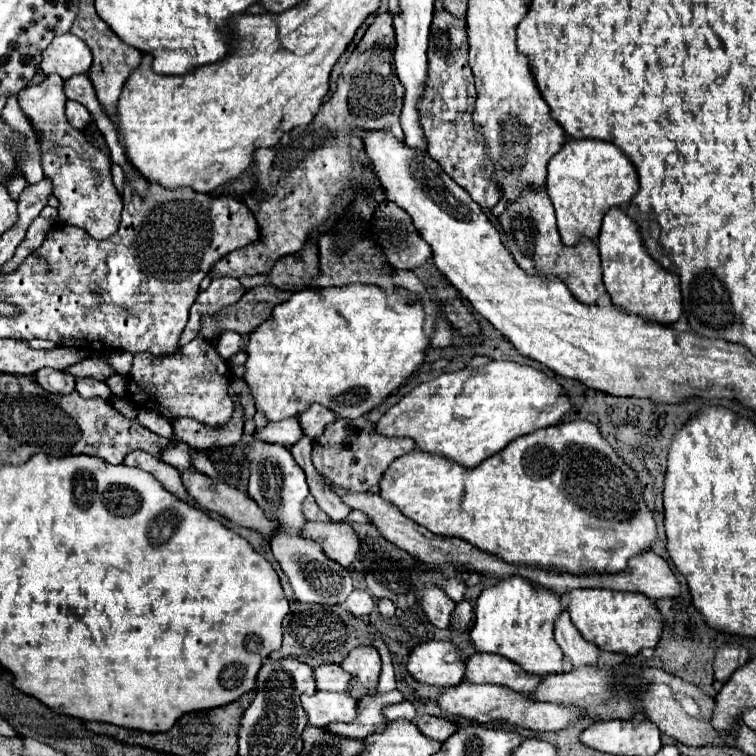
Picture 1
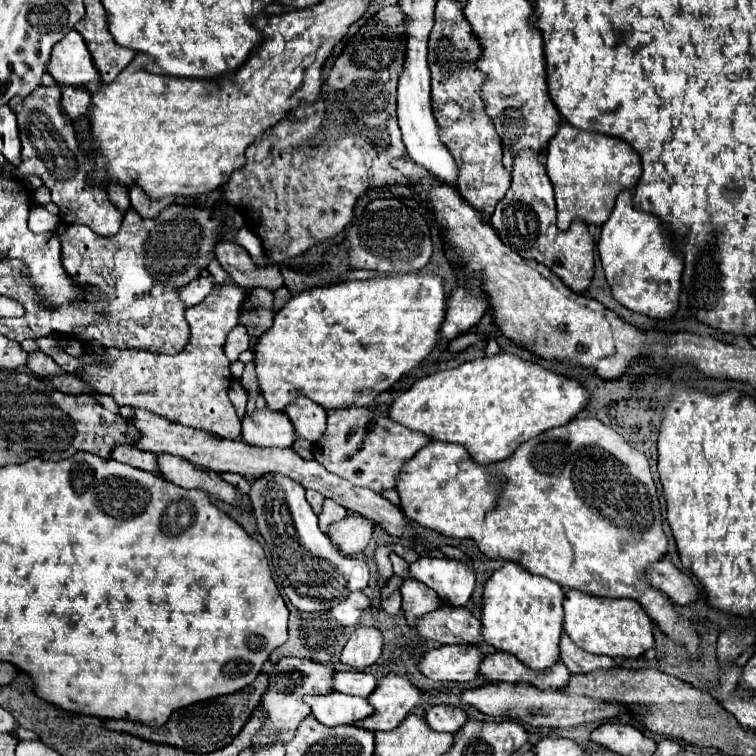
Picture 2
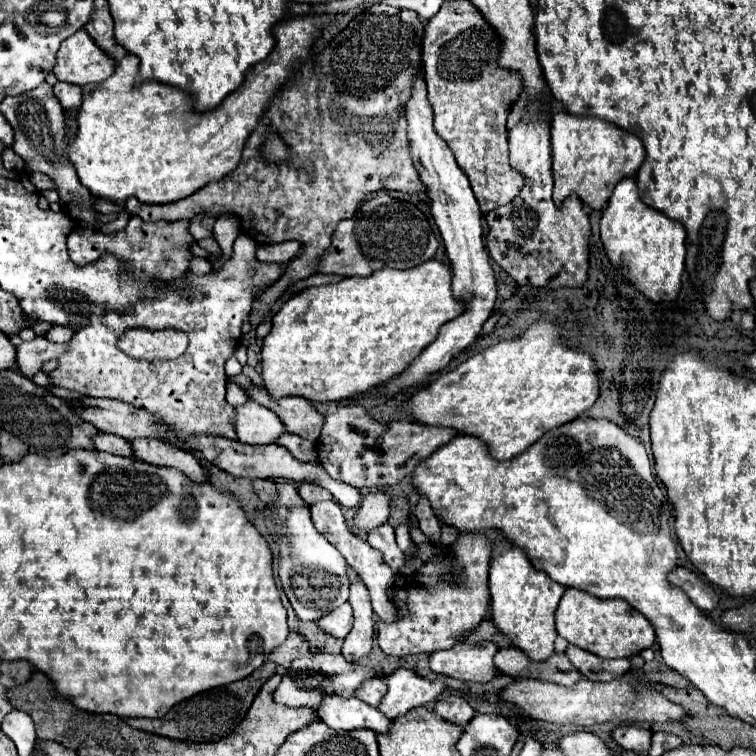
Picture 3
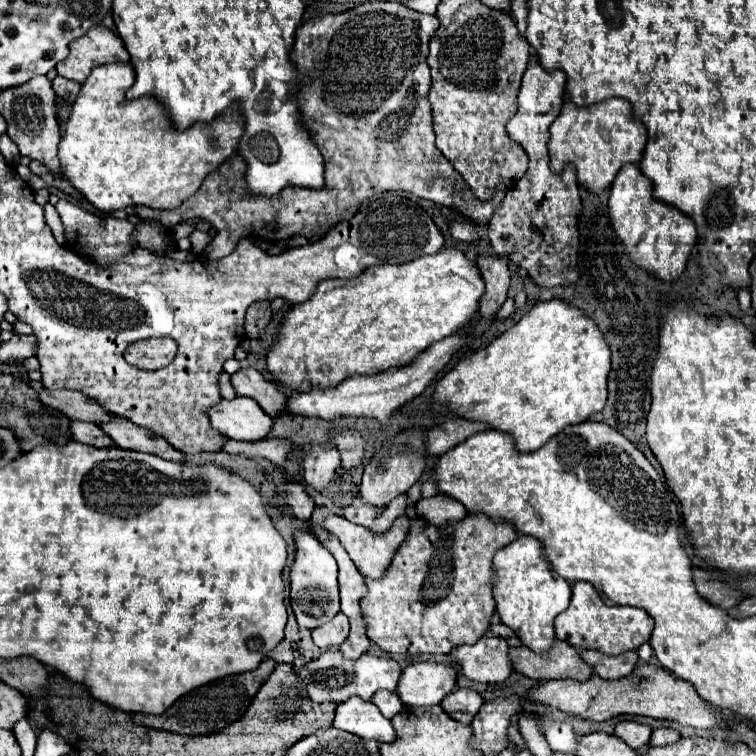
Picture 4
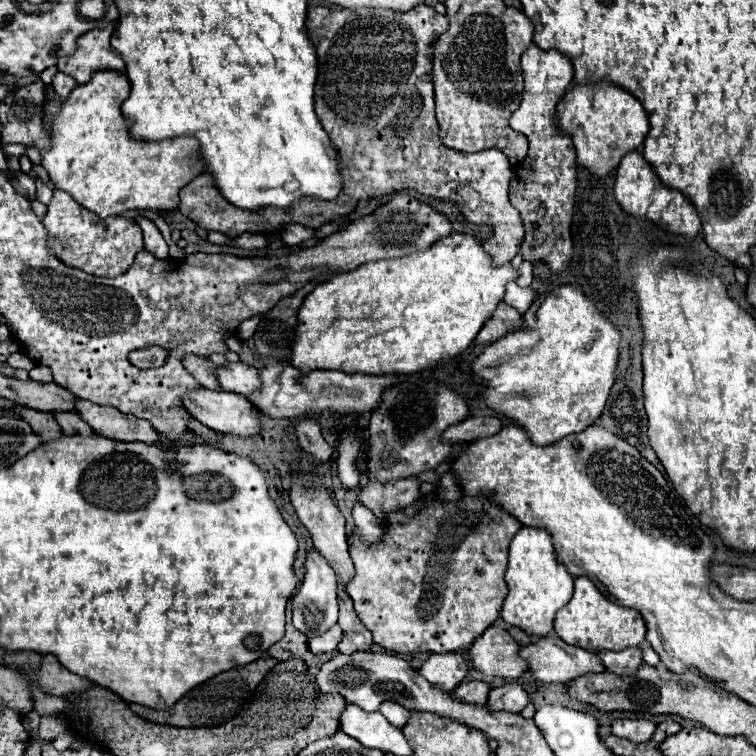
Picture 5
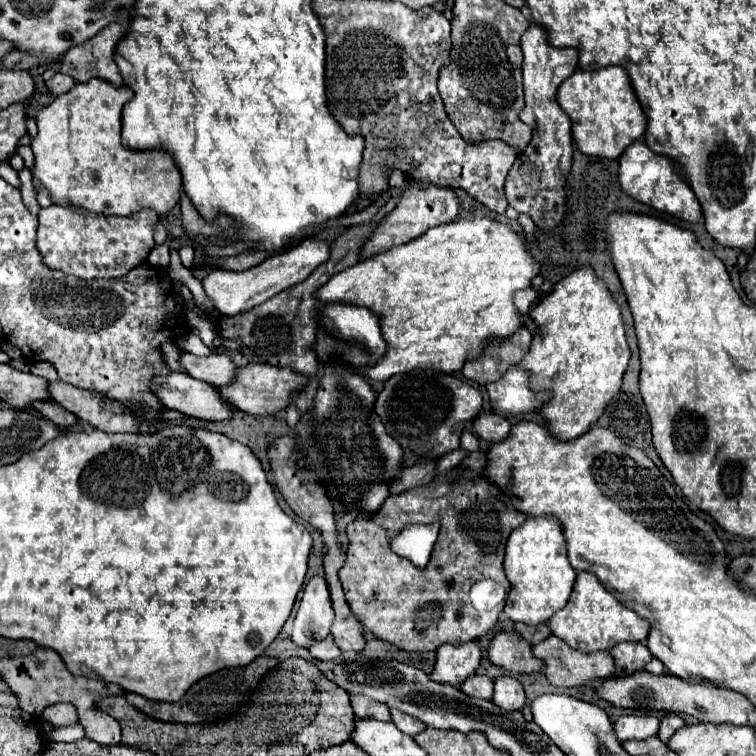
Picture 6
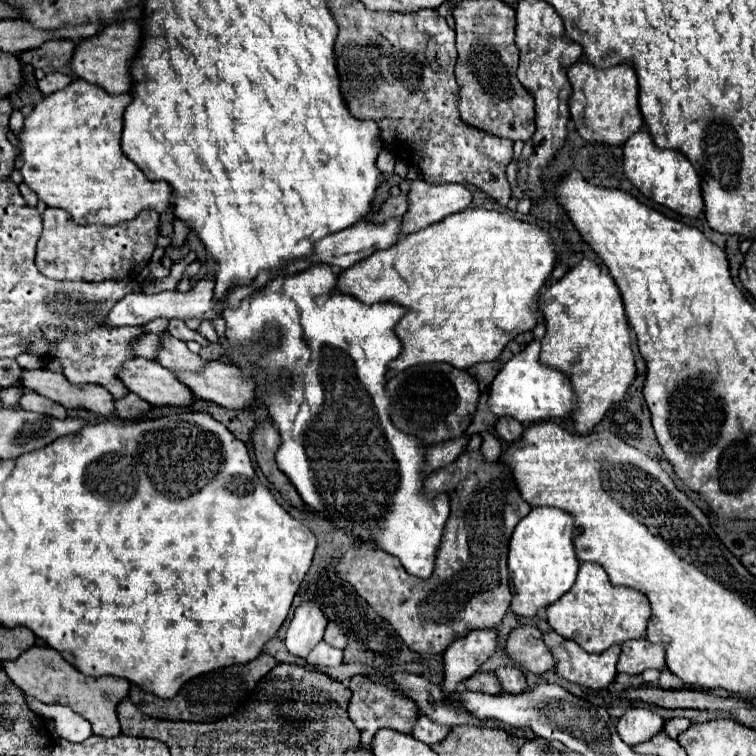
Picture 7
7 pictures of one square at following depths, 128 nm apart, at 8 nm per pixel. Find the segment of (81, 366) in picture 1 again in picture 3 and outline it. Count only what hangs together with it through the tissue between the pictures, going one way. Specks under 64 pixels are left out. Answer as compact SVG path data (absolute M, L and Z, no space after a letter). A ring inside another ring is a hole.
M40 336L32 342L24 342L18 346L18 370L24 376L32 378L36 372L40 372L44 362L59 358L66 348L64 343L50 342Z

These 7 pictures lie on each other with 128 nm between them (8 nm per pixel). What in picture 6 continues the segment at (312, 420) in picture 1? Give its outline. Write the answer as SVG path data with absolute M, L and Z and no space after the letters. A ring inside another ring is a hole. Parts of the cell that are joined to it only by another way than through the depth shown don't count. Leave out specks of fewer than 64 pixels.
M182 352L180 364L186 368L190 376L218 388L230 384L232 376L236 376L236 366L226 354L210 354L208 358L202 358L202 356L192 356L188 352Z

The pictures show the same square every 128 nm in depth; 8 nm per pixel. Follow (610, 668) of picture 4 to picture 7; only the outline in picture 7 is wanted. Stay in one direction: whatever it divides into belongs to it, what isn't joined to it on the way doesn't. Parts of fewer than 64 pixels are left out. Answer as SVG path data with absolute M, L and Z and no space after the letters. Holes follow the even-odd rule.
M628 640L622 644L622 654L618 660L618 672L642 674L646 668L664 668L664 648L650 644L648 640Z

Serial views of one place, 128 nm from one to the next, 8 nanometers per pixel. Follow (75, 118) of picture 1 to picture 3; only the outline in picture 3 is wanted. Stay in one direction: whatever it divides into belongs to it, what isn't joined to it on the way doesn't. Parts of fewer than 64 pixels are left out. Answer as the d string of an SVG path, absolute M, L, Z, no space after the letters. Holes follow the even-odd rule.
M58 82L54 86L54 94L66 110L80 106L80 100L82 100L82 88L80 86L74 86L74 84L68 84L68 82Z

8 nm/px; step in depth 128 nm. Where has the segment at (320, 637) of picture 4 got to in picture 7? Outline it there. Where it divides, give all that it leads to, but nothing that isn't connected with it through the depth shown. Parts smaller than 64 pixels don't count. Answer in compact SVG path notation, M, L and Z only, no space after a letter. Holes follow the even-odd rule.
M322 640L320 644L316 644L310 650L310 654L306 656L306 660L308 660L308 664L318 666L318 668L322 668L322 666L338 666L338 664L342 664L342 650L332 648L332 646L328 646Z

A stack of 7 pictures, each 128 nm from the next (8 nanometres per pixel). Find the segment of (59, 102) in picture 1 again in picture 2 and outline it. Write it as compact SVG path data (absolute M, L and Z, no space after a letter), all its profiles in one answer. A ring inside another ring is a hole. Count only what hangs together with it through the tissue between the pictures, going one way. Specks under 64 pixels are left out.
M38 86L26 98L12 98L8 104L20 126L22 140L22 164L16 168L20 178L36 174L52 194L52 202L60 208L60 220L64 224L84 224L100 236L114 236L122 224L122 212L108 200L108 184L92 188L84 184L84 172L88 172L88 154L80 150L78 166L78 140L72 120L64 114L60 104L60 86Z

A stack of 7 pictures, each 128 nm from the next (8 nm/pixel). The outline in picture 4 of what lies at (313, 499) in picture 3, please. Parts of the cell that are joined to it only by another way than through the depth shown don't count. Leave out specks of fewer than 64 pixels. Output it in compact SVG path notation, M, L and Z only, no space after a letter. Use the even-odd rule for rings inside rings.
M316 444L304 456L302 464L304 464L304 482L312 486L316 492L324 492L338 468L338 450Z

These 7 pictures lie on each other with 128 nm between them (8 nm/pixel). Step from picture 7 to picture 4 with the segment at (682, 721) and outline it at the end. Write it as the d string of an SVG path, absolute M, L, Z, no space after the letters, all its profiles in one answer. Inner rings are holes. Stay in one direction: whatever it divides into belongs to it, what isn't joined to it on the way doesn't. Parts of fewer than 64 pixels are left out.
M656 728L650 738L650 746L666 746L676 744L680 740L680 734L674 728Z

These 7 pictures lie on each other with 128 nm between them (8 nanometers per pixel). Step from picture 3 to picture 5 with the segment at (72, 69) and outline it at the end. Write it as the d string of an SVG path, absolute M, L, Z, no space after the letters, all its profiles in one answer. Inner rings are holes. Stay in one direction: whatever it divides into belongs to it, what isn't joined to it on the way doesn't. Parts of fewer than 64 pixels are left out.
M106 24L104 28L96 28L80 36L76 42L76 52L58 60L58 70L78 80L78 84L86 84L90 80L90 74L98 70L124 72L126 64L122 56L116 54L110 46L114 28L114 24Z

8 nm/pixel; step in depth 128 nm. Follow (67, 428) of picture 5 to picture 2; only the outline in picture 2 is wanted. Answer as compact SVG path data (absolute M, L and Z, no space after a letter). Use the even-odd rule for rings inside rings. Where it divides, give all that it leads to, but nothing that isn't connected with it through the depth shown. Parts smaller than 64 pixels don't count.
M116 446L114 452L112 452L112 458L118 460L118 462L124 462L124 464L130 464L130 466L136 466L140 470L148 470L156 476L162 476L160 470L158 470L158 460L156 460L156 454L152 452L144 452L136 446Z

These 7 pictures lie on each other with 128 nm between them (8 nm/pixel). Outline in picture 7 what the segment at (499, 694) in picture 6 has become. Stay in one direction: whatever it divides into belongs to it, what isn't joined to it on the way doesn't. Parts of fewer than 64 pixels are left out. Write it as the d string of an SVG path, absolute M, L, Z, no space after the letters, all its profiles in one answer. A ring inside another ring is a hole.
M498 668L496 676L500 680L502 692L506 692L506 694L526 692L526 678L518 668Z

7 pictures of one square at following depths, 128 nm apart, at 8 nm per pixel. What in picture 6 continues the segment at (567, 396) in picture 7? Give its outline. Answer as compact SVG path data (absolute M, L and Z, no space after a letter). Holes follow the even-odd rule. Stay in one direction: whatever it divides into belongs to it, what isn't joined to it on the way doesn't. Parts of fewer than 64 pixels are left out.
M512 366L506 372L506 376L502 376L498 382L486 384L494 410L502 414L536 412L550 398L550 392L534 394L528 388L528 382L530 382L530 374L520 370L518 366Z

